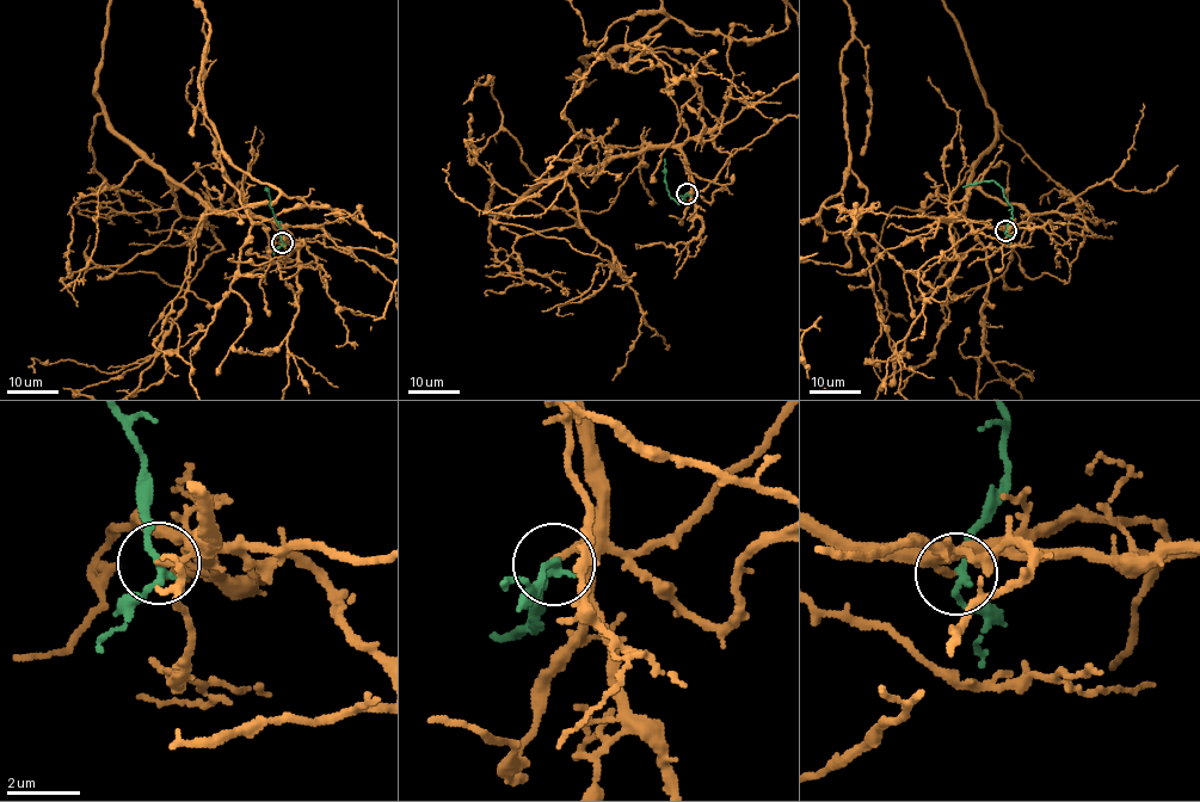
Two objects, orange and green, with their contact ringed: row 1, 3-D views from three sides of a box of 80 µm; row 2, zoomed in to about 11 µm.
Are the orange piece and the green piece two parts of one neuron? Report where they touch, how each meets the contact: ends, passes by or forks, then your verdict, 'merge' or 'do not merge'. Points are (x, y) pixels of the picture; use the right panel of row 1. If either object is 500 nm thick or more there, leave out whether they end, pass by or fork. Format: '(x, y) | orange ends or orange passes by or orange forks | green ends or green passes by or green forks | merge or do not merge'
(1005, 230) | orange ends | green passes by | merge

